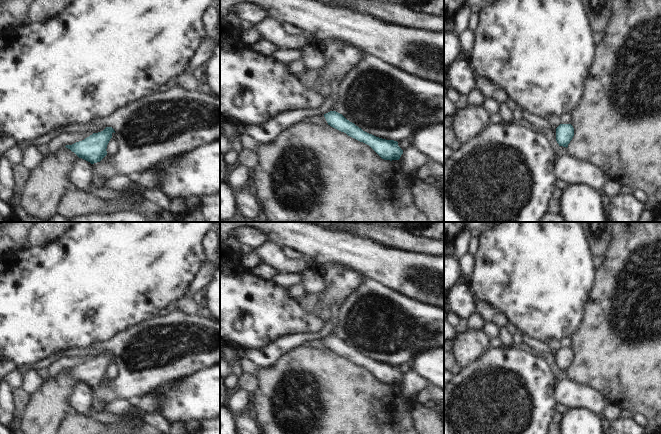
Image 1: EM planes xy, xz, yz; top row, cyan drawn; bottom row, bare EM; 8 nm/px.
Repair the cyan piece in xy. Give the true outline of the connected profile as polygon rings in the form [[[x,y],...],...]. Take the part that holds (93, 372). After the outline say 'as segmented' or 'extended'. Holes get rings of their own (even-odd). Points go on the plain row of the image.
[[[106,351],[101,356],[93,357],[84,364],[65,371],[74,376],[79,382],[94,388],[100,386],[107,379],[107,369],[113,356],[115,357],[112,351]]]; as segmented

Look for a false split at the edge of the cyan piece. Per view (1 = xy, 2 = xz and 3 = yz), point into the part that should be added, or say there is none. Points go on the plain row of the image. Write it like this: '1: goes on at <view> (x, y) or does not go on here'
1: does not go on here
2: does not go on here
3: does not go on here

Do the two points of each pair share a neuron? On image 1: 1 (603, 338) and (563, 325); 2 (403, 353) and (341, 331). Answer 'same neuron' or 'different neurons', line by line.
1: different neurons
2: same neuron

